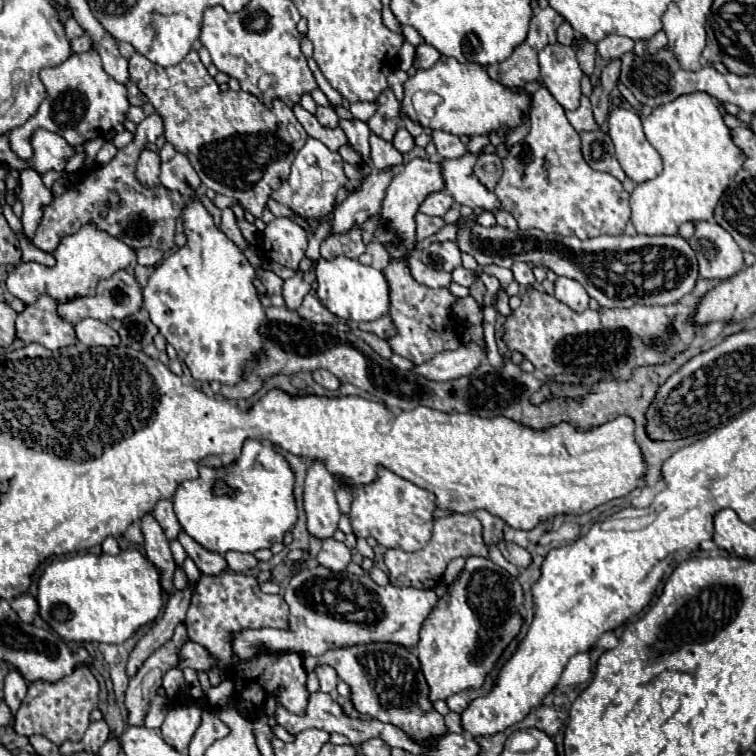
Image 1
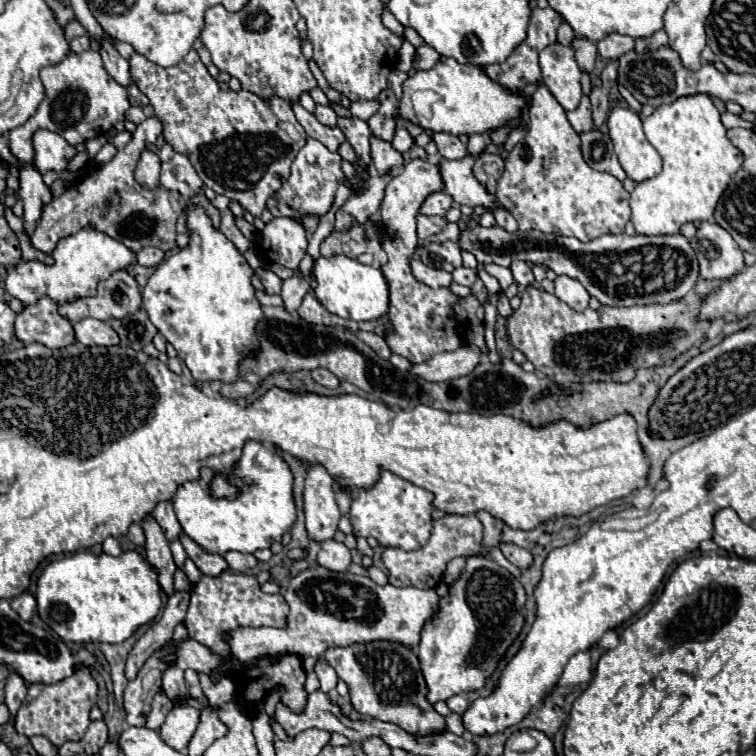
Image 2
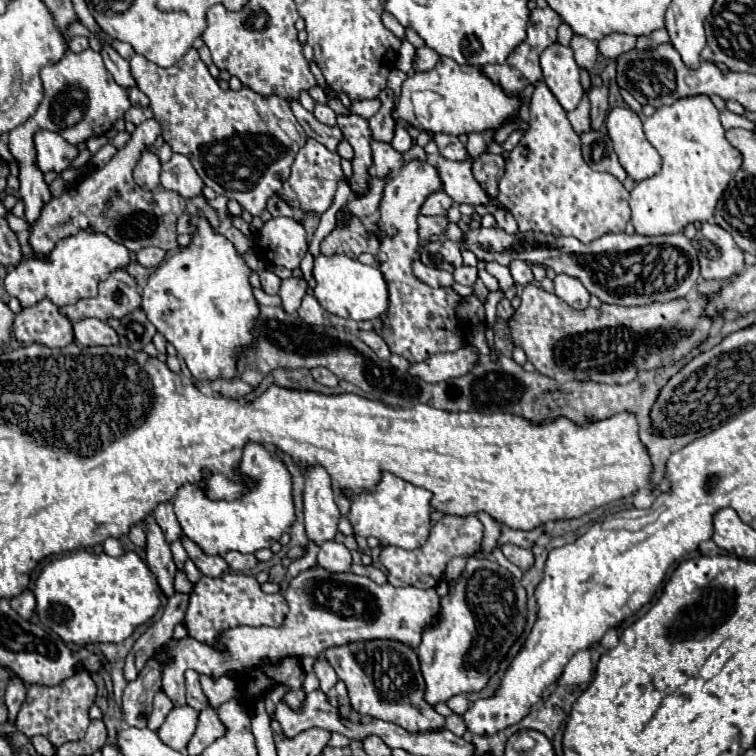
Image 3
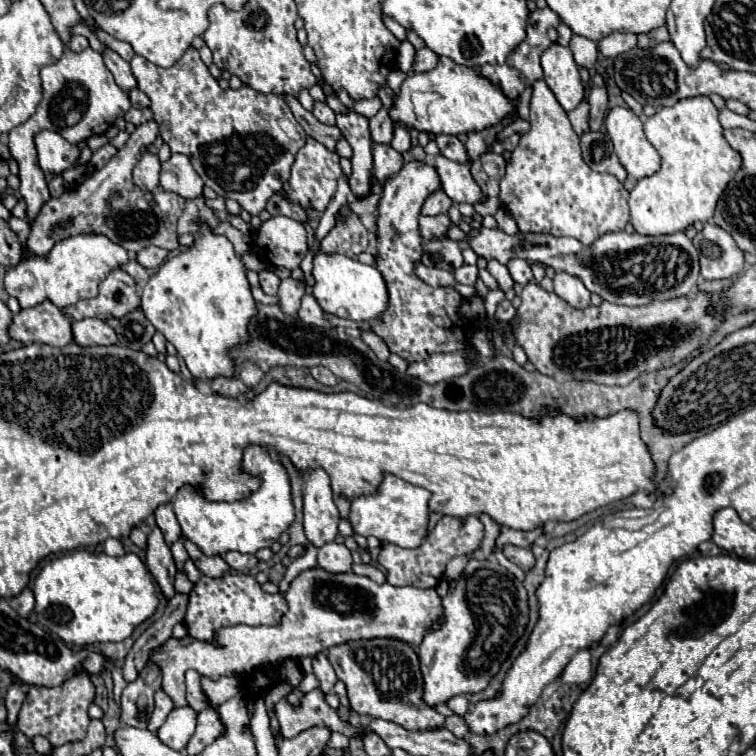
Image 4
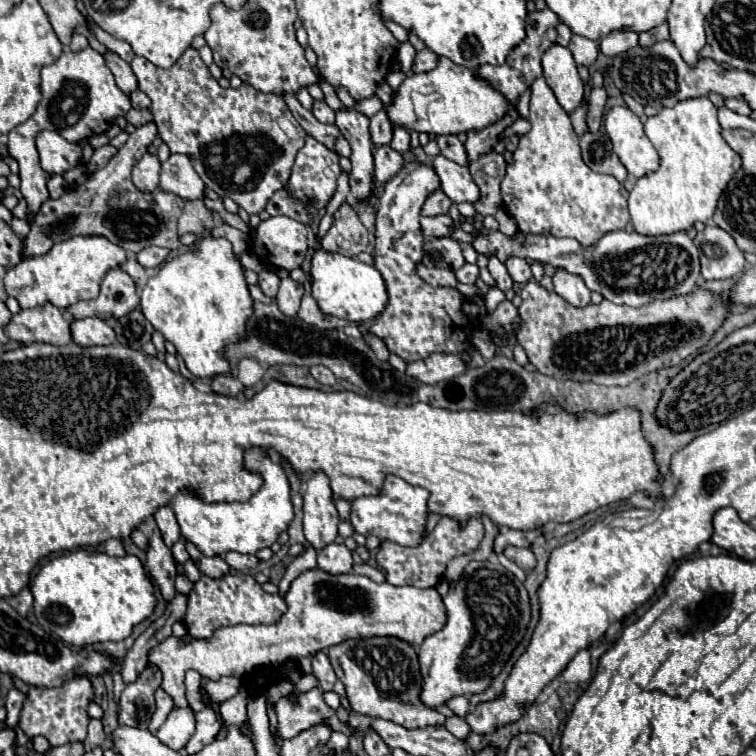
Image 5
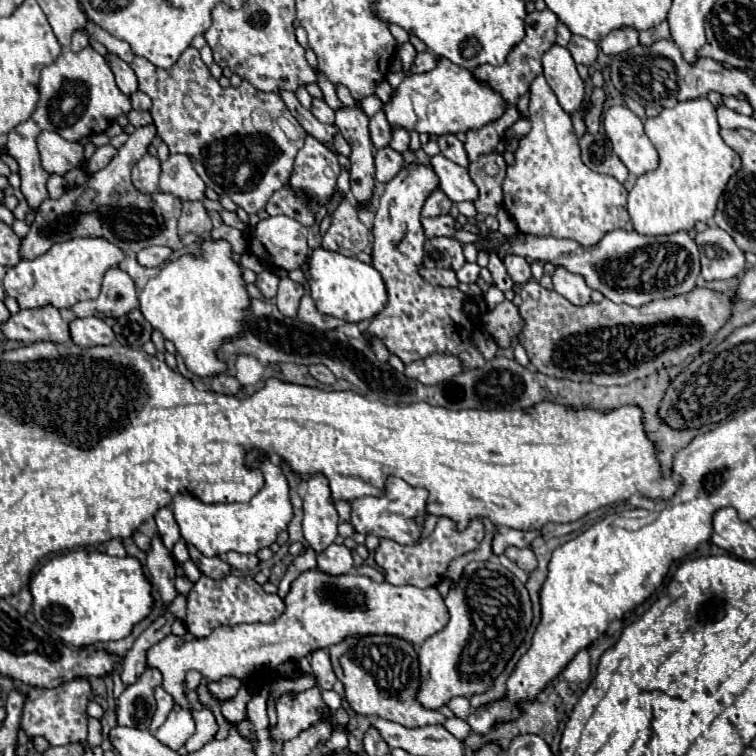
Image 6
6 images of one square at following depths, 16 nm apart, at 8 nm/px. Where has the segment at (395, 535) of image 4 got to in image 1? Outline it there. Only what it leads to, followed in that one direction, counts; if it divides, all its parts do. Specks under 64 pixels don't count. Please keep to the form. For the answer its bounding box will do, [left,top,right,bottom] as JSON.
[348,466,436,552]

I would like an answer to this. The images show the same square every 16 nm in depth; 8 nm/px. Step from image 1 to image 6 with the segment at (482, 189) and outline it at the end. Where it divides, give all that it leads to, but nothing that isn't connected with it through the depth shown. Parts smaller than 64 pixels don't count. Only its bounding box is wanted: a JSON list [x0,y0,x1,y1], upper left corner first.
[432,154,478,202]

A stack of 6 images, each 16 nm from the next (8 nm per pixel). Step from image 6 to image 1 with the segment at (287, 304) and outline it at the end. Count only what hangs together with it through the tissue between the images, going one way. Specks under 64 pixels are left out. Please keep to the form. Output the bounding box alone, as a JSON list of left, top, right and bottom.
[282,262,316,310]

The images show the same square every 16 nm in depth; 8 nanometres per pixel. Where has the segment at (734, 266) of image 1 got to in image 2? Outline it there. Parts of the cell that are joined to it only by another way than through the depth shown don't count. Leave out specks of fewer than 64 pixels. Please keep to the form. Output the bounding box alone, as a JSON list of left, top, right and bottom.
[690,222,744,280]

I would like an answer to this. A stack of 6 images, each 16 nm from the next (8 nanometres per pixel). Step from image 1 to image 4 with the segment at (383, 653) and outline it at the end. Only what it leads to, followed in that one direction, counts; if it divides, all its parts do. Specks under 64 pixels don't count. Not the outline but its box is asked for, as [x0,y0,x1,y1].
[326,638,444,730]

